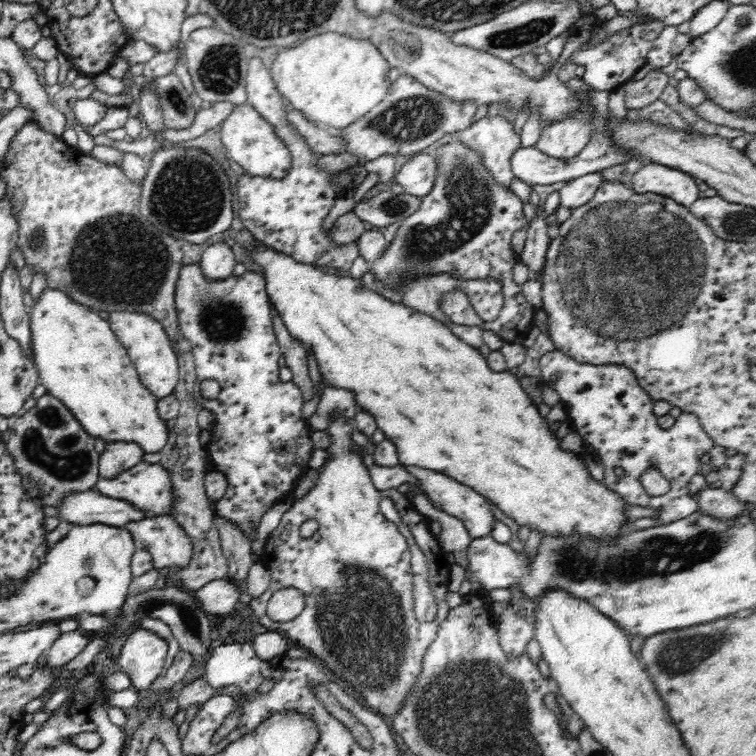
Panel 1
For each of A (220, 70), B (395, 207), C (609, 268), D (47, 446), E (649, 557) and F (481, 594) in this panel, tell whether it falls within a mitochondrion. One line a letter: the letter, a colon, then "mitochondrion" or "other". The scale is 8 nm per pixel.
A: mitochondrion
B: mitochondrion
C: mitochondrion
D: mitochondrion
E: mitochondrion
F: other

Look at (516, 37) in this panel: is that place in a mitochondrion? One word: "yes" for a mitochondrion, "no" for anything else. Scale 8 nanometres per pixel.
yes

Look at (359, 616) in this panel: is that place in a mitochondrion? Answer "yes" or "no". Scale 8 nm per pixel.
yes

